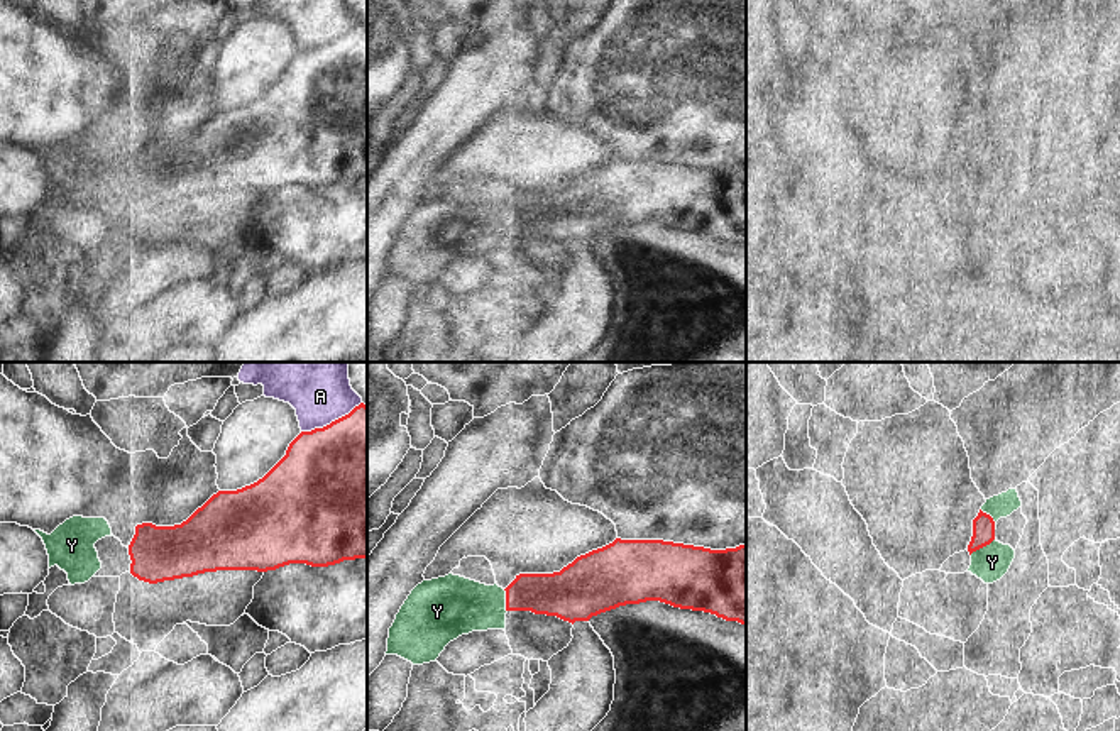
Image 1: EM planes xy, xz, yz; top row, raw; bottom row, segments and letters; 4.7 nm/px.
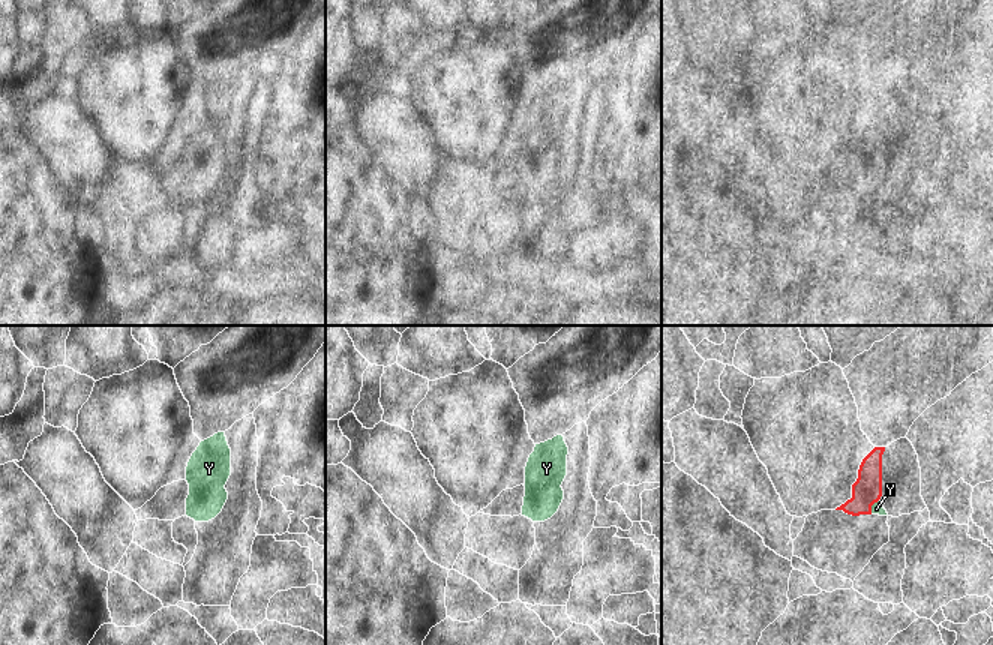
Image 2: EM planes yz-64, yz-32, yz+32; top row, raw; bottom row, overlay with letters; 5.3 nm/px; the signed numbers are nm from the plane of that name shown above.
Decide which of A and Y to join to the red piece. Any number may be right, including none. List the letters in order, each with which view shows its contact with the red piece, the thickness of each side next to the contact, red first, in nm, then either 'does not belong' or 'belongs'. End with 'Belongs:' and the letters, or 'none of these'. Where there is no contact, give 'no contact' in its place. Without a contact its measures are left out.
A: xy | 500/360 nm | does not belong
Y: yz | 110/170 nm | belongs
Belongs: Y

